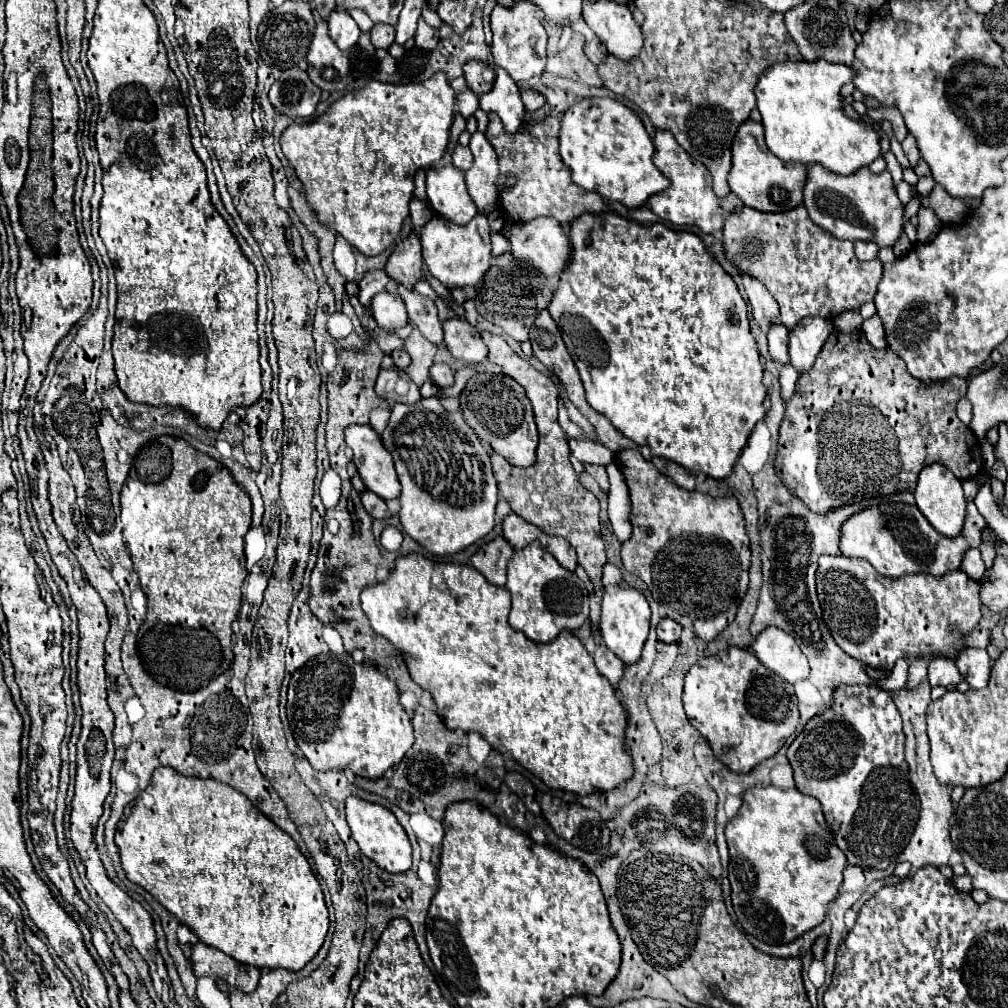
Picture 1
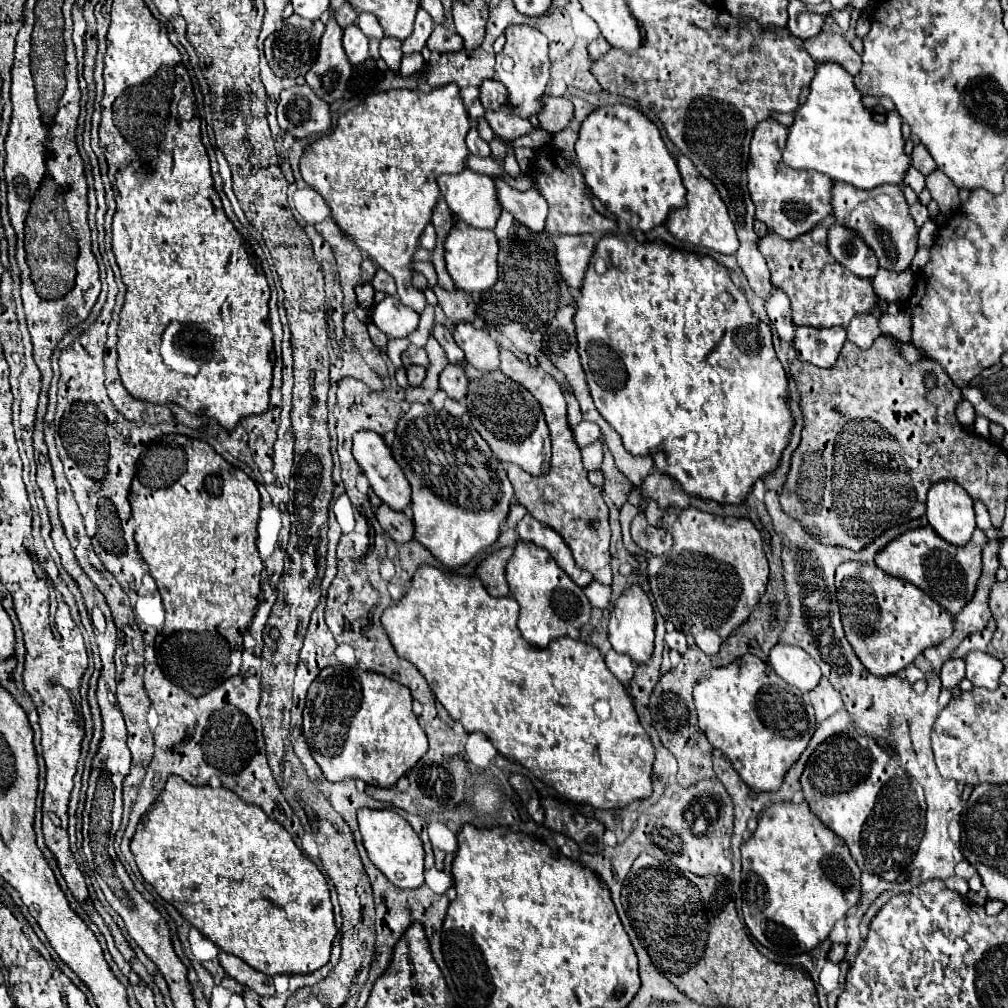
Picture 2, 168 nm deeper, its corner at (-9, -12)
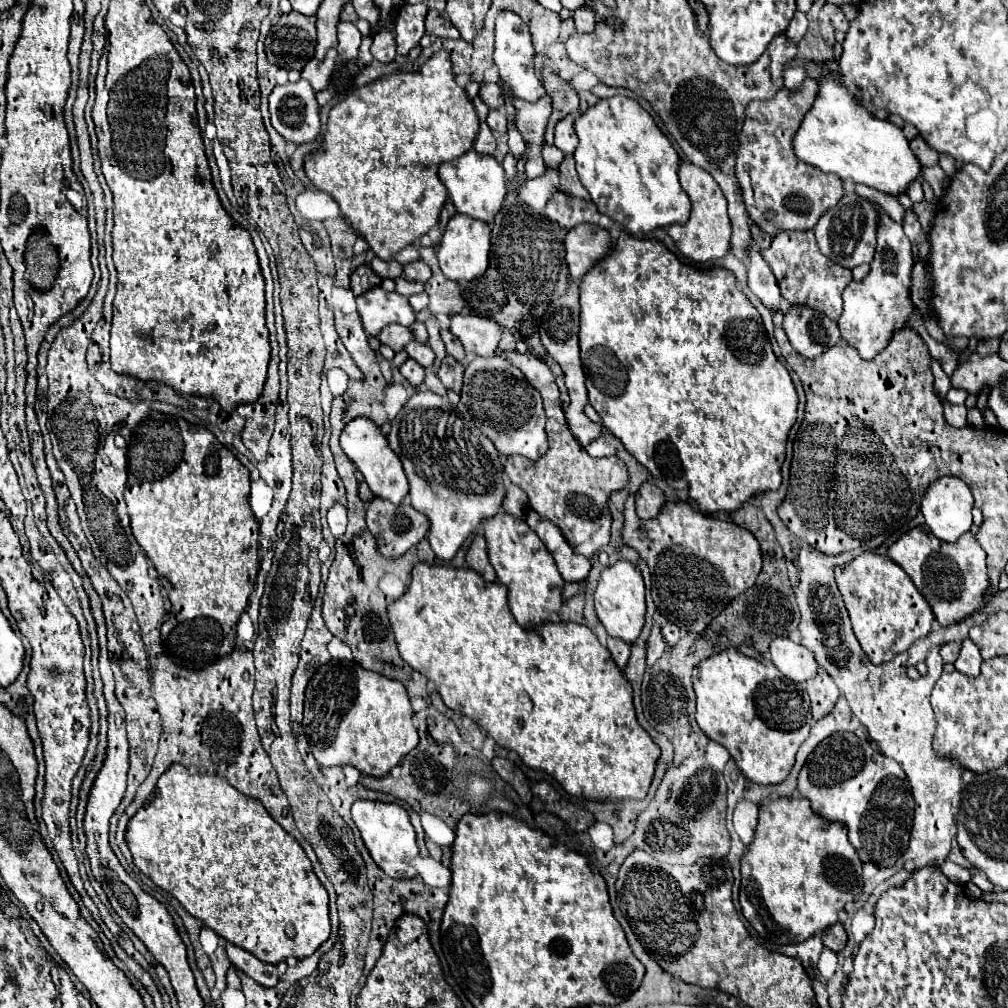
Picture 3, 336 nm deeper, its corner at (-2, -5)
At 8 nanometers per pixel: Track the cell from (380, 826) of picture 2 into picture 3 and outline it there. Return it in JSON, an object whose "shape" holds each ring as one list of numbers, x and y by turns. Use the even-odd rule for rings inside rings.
{"shape":[[360,799,352,805,352,819,360,829,364,845,370,851,374,863,392,879,408,879,416,875,416,869,410,865,412,859,418,857,416,833,408,819,408,813,398,803,382,803,382,801,368,801]]}

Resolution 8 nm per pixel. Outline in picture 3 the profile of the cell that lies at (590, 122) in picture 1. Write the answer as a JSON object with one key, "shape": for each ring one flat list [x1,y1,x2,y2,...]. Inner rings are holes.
{"shape":[[614,95,608,99,598,101,590,107,574,125,576,135,580,139,574,157,576,157,576,171,580,175,582,185,590,193,592,201,600,209,600,213,608,215,612,221,622,223,630,233,638,231,654,231,658,227,668,227,674,223,684,223,690,217,690,199,686,191,680,187,678,181,678,167,680,157,668,137,658,129,652,115,644,111,638,101]]}

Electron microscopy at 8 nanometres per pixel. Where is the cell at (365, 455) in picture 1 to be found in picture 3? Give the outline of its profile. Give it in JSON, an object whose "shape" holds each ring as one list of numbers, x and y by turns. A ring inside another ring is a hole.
{"shape":[[356,417,354,421,350,421,340,435,340,445,342,445,342,451,348,455,348,459,352,459,354,465,358,467,358,471,364,475,364,479,374,495,384,497,392,503,402,503,402,499,408,495,406,473,402,469,400,459,390,449,388,439,380,433,380,429,374,421,364,419,364,417]]}

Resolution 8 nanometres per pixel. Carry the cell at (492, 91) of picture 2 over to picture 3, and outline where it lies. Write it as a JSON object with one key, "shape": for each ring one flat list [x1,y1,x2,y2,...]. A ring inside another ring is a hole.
{"shape":[[482,83,480,97,490,109,502,109,504,107,504,93,502,93,500,85,496,85,496,83]]}

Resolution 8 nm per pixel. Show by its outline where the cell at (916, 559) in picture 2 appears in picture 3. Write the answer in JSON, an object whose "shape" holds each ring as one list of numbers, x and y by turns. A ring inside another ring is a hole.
{"shape":[[914,527,904,533,890,549,888,557,896,561,912,579,916,589,926,597,936,621,942,627,962,621,972,613,984,609,984,595,988,595,986,553,972,533,964,533,956,543,942,543,928,527]]}

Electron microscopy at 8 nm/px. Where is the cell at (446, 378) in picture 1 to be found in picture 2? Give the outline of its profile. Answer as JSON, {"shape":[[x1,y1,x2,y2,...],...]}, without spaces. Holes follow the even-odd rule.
{"shape":[[449,364,439,376,439,388,445,390,453,400,461,400,467,394,467,384,469,380,465,378,463,368,457,364]]}

